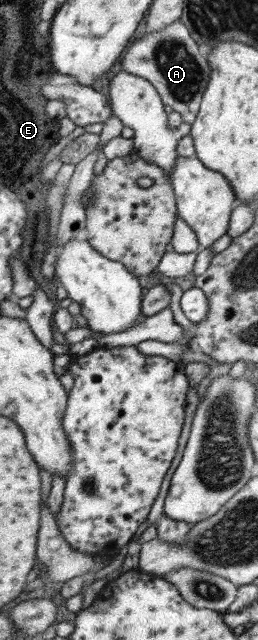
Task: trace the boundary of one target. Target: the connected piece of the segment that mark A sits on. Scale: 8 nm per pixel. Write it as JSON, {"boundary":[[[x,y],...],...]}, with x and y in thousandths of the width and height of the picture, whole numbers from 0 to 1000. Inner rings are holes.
{"boundary":[[[698,30],[674,31],[632,47],[570,50],[527,66],[508,66],[461,100],[469,113],[539,119],[601,136],[628,163],[686,175],[702,191],[740,194],[756,189],[814,108],[798,89],[779,86]]]}

